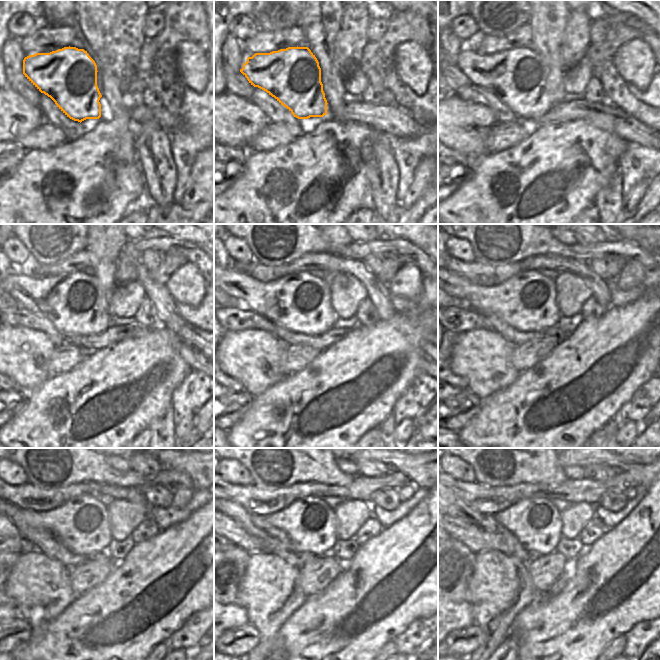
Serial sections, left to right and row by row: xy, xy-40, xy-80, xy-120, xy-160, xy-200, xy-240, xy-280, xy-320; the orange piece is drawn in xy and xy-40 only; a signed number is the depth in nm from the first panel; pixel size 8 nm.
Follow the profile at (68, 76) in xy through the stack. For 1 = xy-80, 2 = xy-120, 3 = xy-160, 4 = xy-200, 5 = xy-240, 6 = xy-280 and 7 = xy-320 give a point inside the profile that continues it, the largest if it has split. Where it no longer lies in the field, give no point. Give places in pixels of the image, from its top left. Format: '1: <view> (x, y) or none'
1: xy-80 (517, 77)
2: xy-120 (74, 303)
3: xy-160 (300, 302)
4: xy-200 (526, 301)
5: xy-240 (81, 524)
6: xy-280 (310, 524)
7: xy-320 (536, 523)

